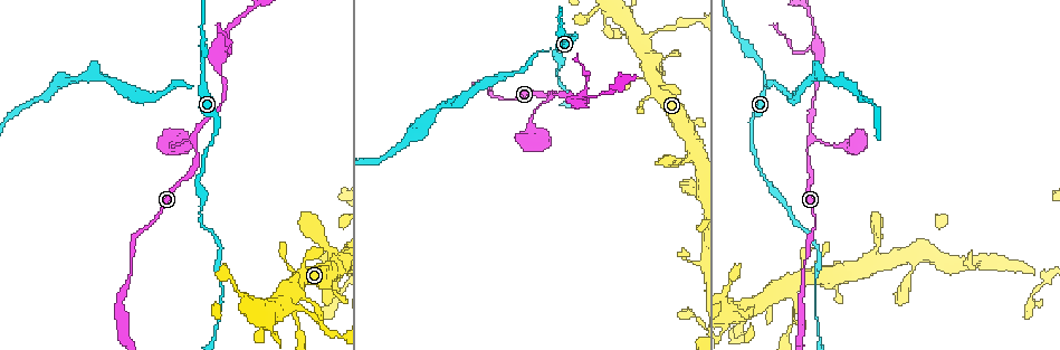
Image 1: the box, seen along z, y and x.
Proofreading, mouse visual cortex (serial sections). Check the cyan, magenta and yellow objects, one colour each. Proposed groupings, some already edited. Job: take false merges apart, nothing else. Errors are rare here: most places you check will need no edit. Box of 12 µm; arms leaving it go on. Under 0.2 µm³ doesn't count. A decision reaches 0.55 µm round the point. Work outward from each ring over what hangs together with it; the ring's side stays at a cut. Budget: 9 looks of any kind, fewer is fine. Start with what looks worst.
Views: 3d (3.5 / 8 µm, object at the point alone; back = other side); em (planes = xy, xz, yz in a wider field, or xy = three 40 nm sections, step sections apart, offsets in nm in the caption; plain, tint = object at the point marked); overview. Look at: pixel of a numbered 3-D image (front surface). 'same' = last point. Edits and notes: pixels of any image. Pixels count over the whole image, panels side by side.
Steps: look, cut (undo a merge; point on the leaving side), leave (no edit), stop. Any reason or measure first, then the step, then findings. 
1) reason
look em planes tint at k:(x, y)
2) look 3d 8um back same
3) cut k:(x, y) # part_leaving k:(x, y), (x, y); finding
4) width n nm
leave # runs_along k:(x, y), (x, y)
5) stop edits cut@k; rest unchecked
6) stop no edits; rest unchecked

three-way junction
look 3d 3.5um at 1:(552, 95)

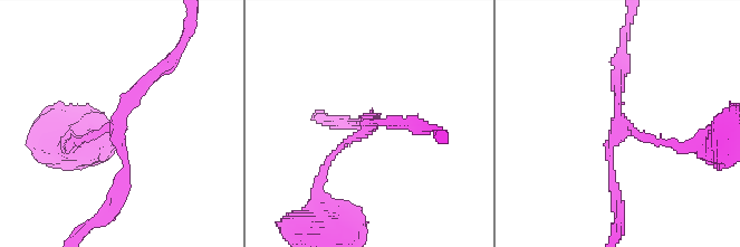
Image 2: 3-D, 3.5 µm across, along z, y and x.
arms 3; arm_widths 100, 150, 150 nm
look em xy step 1 tint at 2:(370, 120)

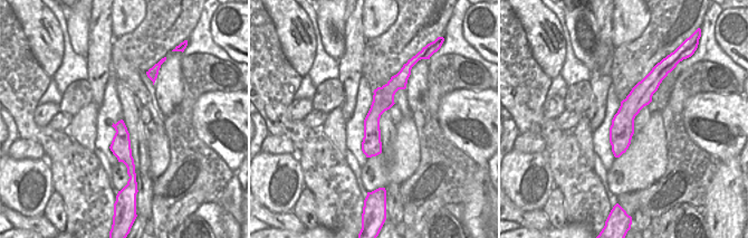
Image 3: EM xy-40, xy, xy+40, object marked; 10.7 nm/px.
leave # runs_along 3:(399, 76), (372, 118), (368, 154); continuous, no second cell

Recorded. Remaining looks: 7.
thin neck
look 3d 8um back at 1:(557, 48)

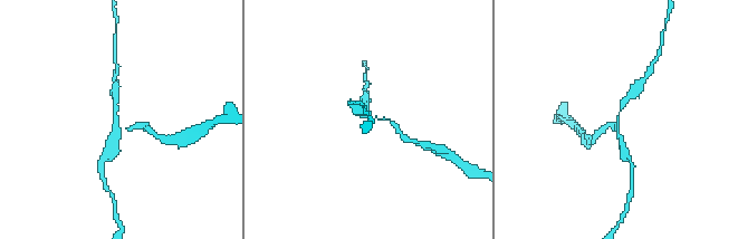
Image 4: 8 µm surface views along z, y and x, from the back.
arm_widths 200, 200 nm; need the tissue
look em xy step 2 tint at 4:(116, 113)

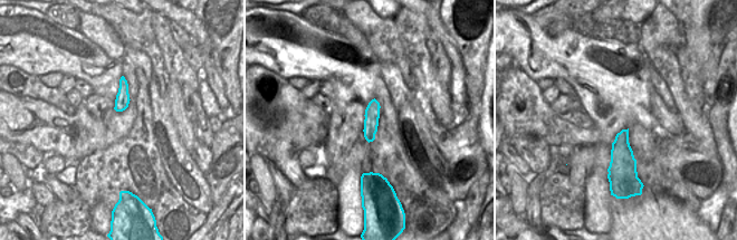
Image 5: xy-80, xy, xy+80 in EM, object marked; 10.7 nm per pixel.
cut 4:(143, 125) # part_leaving 4:(121, 130), (145, 125), (159, 137); two cells meet here

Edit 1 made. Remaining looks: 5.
look overview

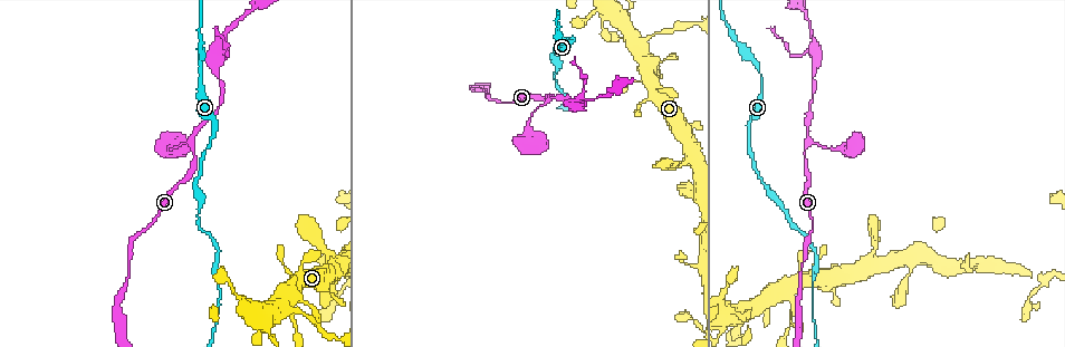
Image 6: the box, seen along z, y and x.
a narrow waist
look 3d 8um at 6:(813, 305)

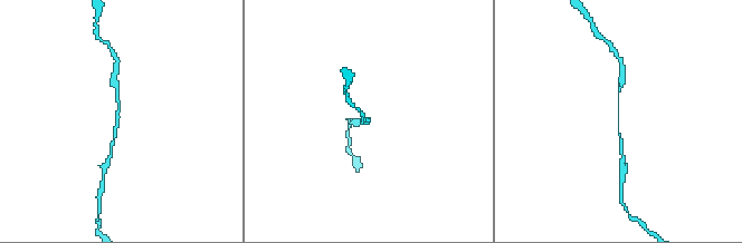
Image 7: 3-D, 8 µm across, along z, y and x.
arm_widths 150, 150 nm; need the tissue
look em xy step 5 tint at 7:(117, 119)

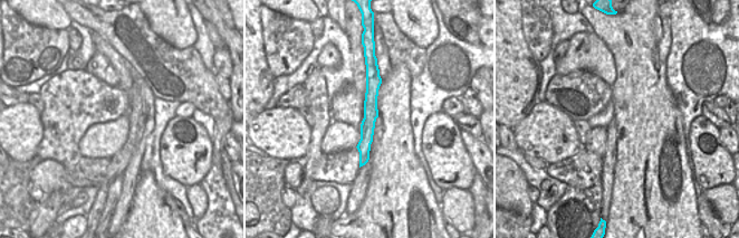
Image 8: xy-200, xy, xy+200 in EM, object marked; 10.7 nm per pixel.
leave # runs_along 7:(116, 86), (120, 116), (112, 151); one cell here

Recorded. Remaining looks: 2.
stop edits cut@4; rest unchecked

